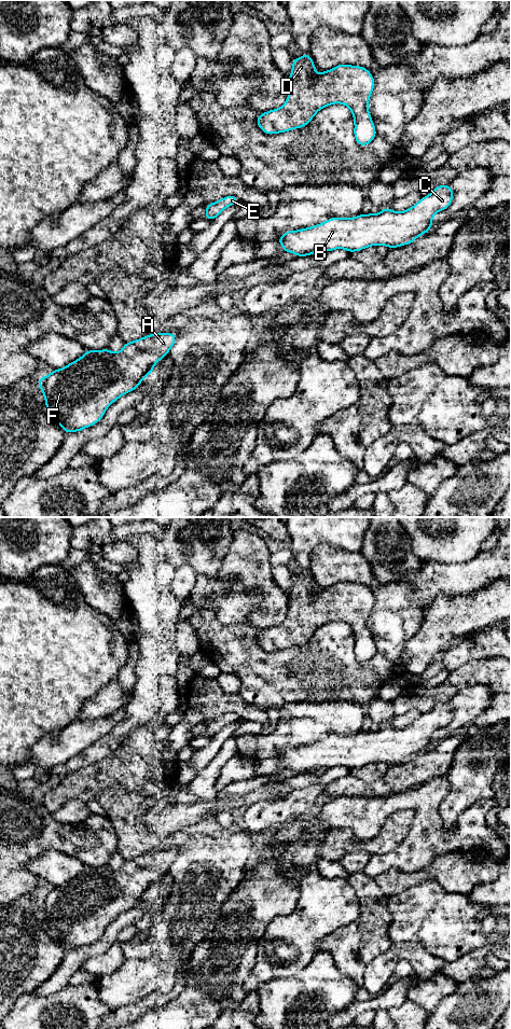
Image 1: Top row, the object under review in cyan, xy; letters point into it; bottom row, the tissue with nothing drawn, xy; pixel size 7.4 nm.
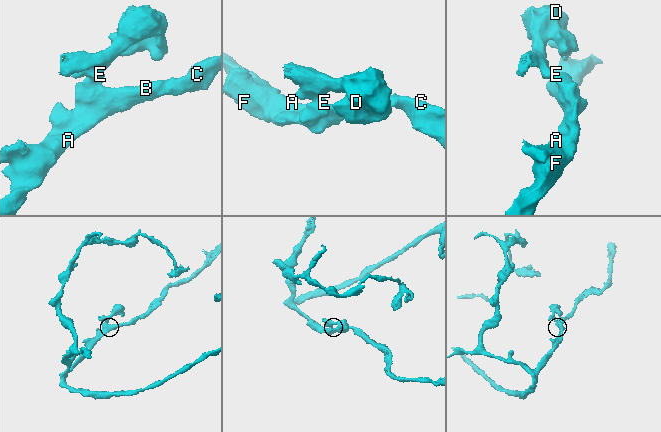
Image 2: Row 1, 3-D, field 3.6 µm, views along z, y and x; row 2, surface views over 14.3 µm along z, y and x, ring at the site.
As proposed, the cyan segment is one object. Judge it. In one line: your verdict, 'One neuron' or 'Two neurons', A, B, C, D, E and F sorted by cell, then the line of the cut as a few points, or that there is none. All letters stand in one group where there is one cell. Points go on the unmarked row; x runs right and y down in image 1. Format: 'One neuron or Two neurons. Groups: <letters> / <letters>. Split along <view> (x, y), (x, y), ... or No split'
One neuron. Groups: A B C D E F. No split

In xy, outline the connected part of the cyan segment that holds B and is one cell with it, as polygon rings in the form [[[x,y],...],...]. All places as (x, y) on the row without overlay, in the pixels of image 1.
[[[448,701],[437,703],[431,711],[423,713],[404,728],[387,724],[376,732],[330,735],[307,746],[287,748],[277,759],[285,770],[291,769],[296,774],[335,766],[356,769],[371,763],[401,764],[431,747],[433,733],[450,724],[453,711]]]

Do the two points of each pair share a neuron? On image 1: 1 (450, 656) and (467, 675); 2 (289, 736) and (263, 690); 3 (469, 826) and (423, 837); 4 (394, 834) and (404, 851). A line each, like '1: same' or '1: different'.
1: different
2: different
3: same
4: different

